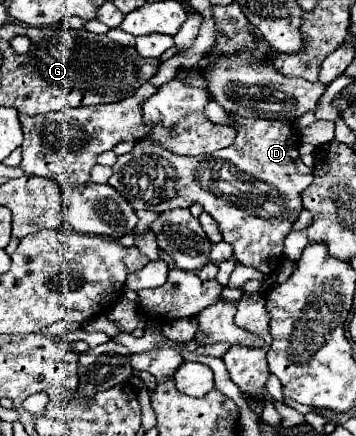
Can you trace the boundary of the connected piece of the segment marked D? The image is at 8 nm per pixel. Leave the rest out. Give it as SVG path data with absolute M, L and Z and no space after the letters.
M234 118L240 122L234 144L210 156L178 156L150 140L136 142L132 152L118 156L108 184L136 210L166 212L200 204L216 220L224 242L234 248L236 262L258 268L268 276L282 260L284 238L302 210L300 194L312 184L314 176L300 160L300 138L290 124Z

